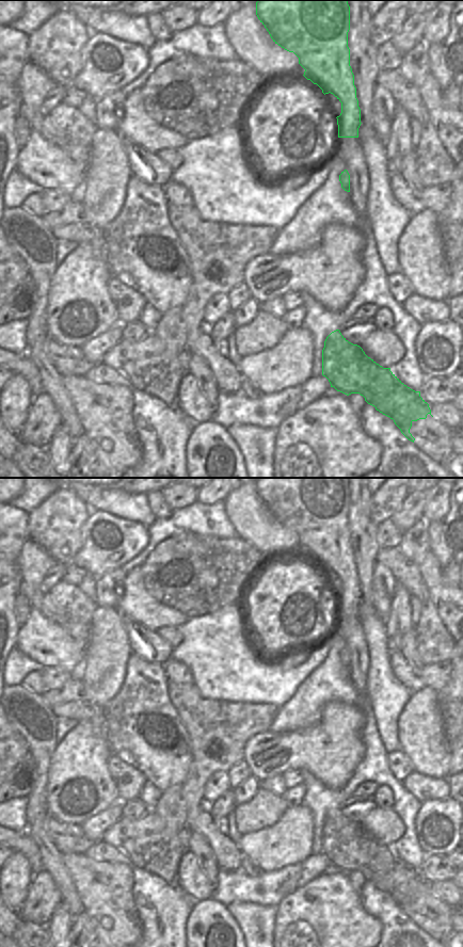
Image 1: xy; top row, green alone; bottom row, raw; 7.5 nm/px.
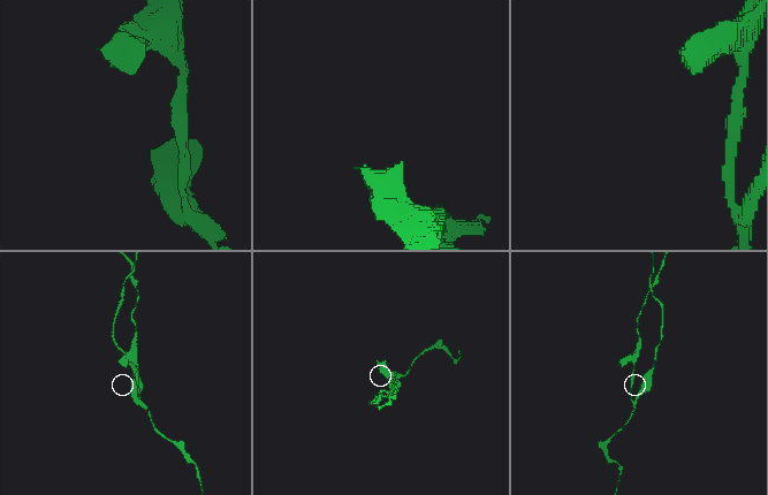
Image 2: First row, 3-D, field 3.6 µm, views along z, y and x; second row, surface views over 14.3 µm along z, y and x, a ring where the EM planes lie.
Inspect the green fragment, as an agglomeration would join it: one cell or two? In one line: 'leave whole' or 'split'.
split

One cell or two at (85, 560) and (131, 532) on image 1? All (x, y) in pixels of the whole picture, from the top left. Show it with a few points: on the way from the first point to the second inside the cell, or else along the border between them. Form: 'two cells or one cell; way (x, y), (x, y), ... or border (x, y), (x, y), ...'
one cell; way (101, 560), (118, 562), (125, 556), (125, 548)

